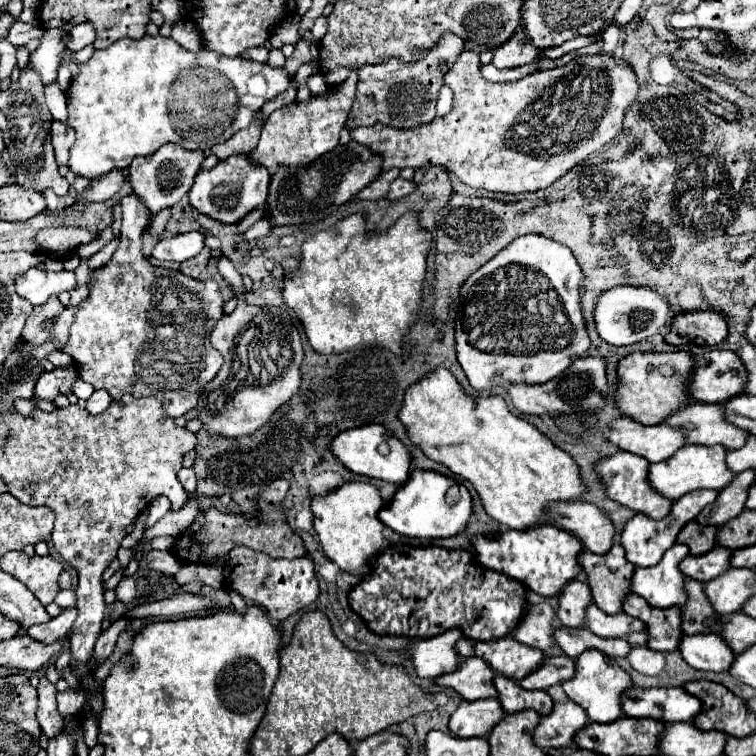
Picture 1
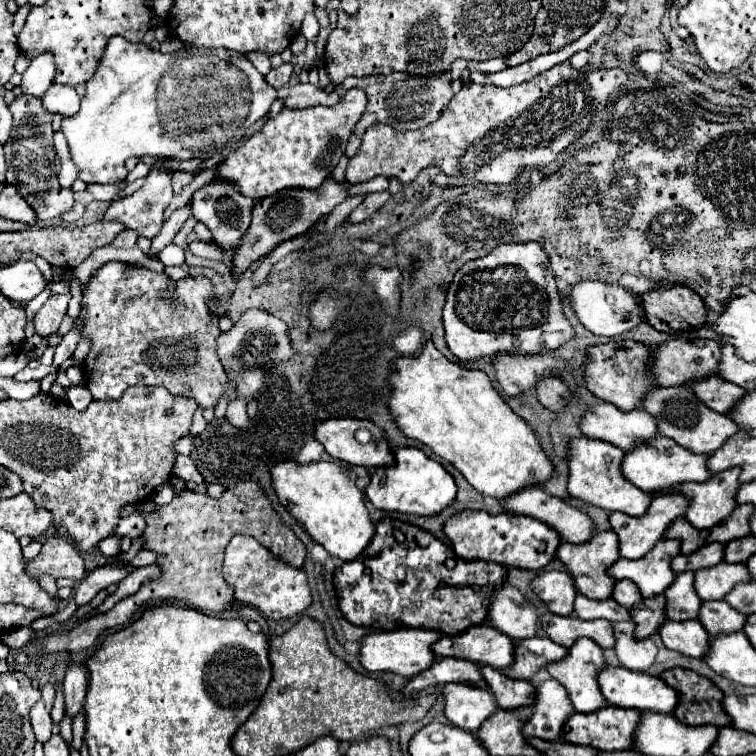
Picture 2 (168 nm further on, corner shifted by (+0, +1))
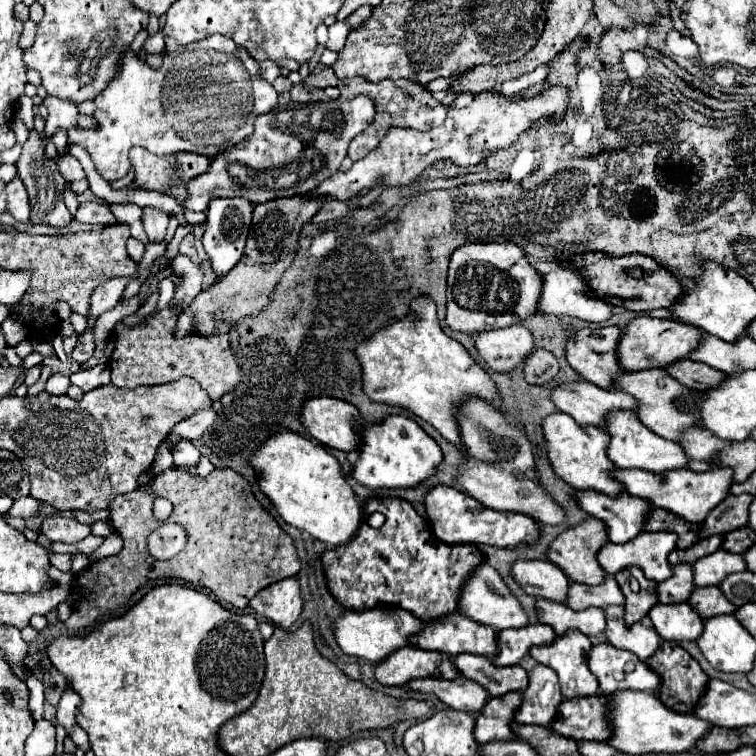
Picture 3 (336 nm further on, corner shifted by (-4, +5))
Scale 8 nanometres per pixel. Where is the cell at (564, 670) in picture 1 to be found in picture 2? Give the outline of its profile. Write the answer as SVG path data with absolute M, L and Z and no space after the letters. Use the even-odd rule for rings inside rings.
M533 637L517 641L517 663L513 663L513 669L507 669L505 675L529 681L539 669L545 669L549 663L557 663L565 657L567 649L553 643L551 639Z

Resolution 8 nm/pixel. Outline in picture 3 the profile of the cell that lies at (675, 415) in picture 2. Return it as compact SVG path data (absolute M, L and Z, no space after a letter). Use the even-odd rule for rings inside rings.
M641 369L641 371L621 371L615 377L615 385L637 399L637 417L653 433L677 441L681 429L697 425L699 421L699 393L683 387L679 381L669 377L665 369Z

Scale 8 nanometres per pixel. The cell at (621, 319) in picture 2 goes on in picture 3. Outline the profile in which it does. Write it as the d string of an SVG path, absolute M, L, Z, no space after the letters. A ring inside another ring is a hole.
M557 267L555 271L549 271L547 275L543 275L543 289L541 289L541 297L537 303L537 313L553 315L553 317L567 315L567 317L589 321L589 323L603 323L611 317L611 305L601 301L599 297L593 297L585 281L581 281L579 275L571 267Z

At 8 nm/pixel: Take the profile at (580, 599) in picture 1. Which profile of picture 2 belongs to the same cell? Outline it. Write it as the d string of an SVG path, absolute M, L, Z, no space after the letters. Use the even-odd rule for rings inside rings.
M545 571L533 583L533 591L547 603L555 615L573 615L573 603L577 597L575 581L565 571Z

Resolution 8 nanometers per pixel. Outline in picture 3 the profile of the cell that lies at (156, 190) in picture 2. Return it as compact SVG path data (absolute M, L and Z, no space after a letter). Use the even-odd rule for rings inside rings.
M145 207L143 223L145 223L145 231L147 231L147 237L149 237L149 243L161 243L165 239L165 231L167 231L167 223L169 223L169 215L167 213L163 213L161 209Z

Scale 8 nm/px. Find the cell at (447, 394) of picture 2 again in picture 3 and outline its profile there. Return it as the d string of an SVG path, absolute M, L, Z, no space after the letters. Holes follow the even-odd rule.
M417 295L403 319L379 329L355 349L355 355L361 363L363 391L373 401L401 405L403 409L415 413L417 417L431 423L447 441L457 445L461 453L465 449L459 441L459 429L455 423L457 405L465 397L477 395L503 409L495 383L459 341L443 333L437 321L435 301L427 295Z

